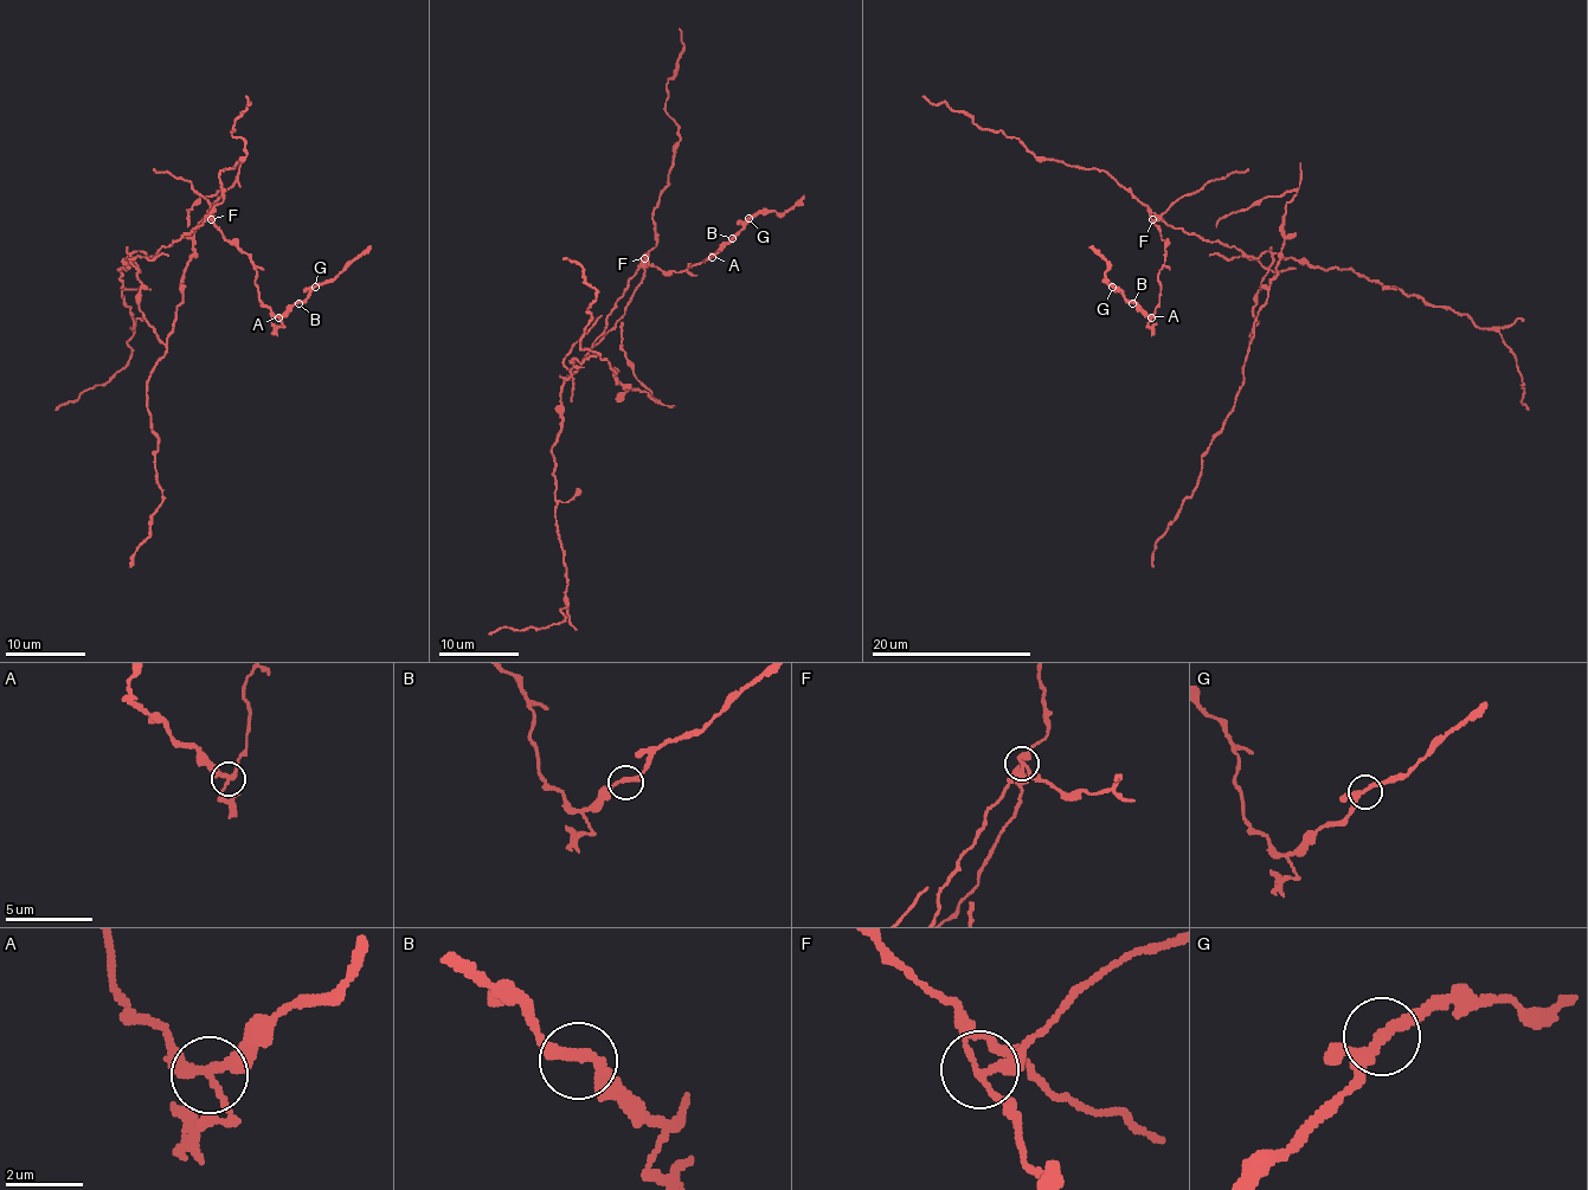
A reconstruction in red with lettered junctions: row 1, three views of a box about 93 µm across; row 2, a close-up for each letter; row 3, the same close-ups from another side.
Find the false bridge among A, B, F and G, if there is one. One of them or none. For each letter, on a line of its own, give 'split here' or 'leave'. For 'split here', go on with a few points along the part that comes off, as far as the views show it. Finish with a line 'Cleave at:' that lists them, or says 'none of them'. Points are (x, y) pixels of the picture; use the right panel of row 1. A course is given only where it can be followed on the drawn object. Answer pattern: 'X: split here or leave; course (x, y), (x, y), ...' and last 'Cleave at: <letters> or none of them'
A: leave
B: leave
F: split here; course (1152, 219), (1247, 255), (1271, 253), (1248, 343), (1277, 272), (1285, 205), (1297, 193), (1259, 199), (1216, 227)
G: leave
Cleave at: F

